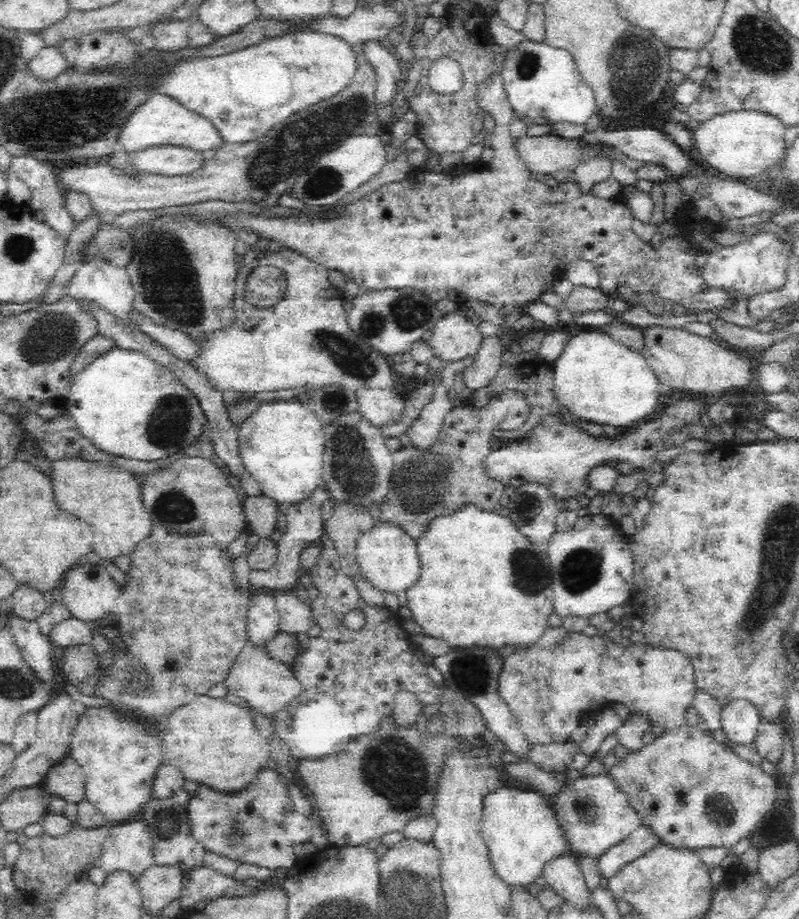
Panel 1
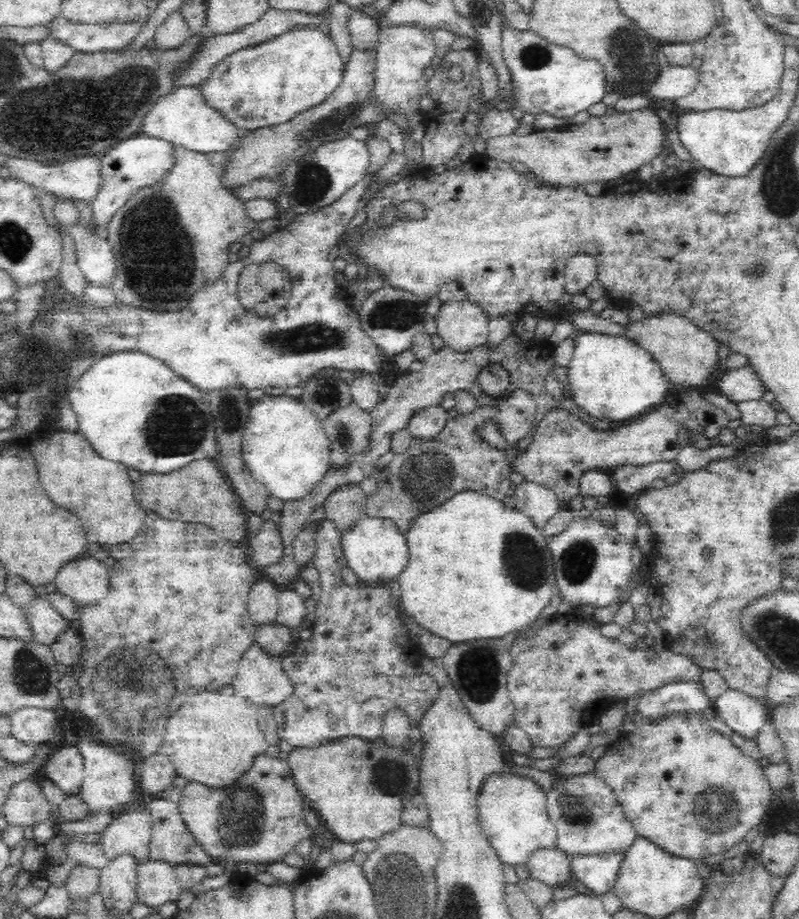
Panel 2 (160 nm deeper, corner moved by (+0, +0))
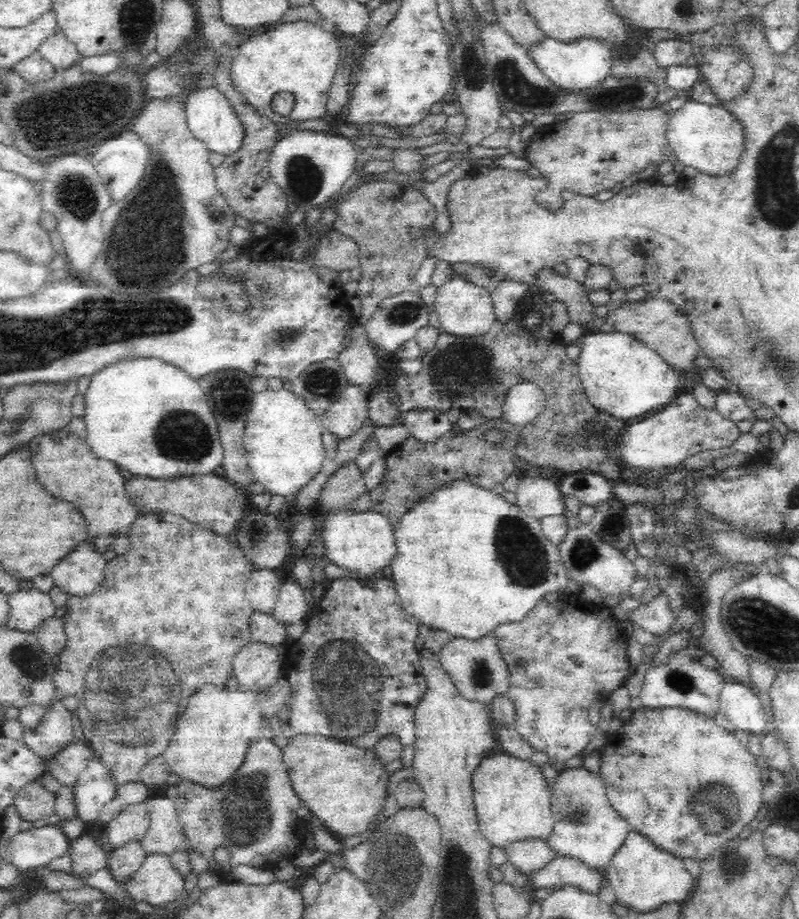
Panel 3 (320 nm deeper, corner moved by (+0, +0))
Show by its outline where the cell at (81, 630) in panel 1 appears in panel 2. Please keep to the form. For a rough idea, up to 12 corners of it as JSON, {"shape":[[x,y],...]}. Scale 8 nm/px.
{"shape":[[40,597],[26,613],[37,642],[51,648],[72,622]]}

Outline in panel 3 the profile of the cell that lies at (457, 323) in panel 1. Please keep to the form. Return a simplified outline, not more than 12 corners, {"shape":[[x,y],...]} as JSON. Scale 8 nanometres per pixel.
{"shape":[[454,275],[437,289],[444,333],[482,336],[495,322],[491,295]]}

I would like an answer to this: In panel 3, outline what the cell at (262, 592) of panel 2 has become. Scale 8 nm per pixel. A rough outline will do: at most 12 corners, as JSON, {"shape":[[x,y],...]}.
{"shape":[[256,568],[245,598],[255,612],[272,615],[279,578],[271,568]]}

